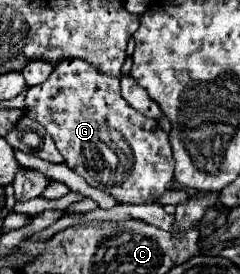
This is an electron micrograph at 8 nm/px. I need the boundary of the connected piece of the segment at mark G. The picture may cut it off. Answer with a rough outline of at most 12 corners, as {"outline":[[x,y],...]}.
{"outline":[[76,58],[24,112],[124,204],[174,180],[168,134]]}

